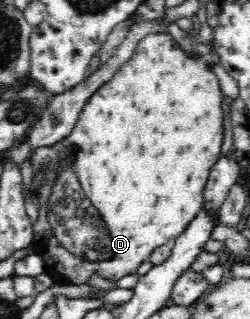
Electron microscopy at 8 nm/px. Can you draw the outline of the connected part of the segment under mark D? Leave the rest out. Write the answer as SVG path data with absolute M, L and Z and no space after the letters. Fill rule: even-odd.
M150 35L142 39L128 65L122 67L111 81L100 87L87 100L72 131L65 138L52 143L52 145L36 147L31 151L26 161L30 164L33 177L39 177L35 183L35 194L37 195L39 209L36 219L32 221L34 243L32 251L43 259L44 272L53 278L54 283L62 286L72 285L80 289L83 284L90 283L92 279L98 277L98 279L104 279L106 283L112 283L116 287L116 283L122 277L126 277L130 273L137 273L136 270L139 265L152 255L154 249L161 248L168 241L174 241L187 228L198 210L204 205L208 171L210 171L210 167L212 167L212 163L218 157L220 147L222 147L222 121L224 121L225 114L220 108L223 95L219 81L207 62L208 59L203 57L188 58L180 47L176 50L176 45L172 42L171 36ZM54 241L58 242L60 247L63 248L62 253L70 252L70 257L74 257L74 261L80 261L80 263L70 265L62 257L54 257Z

